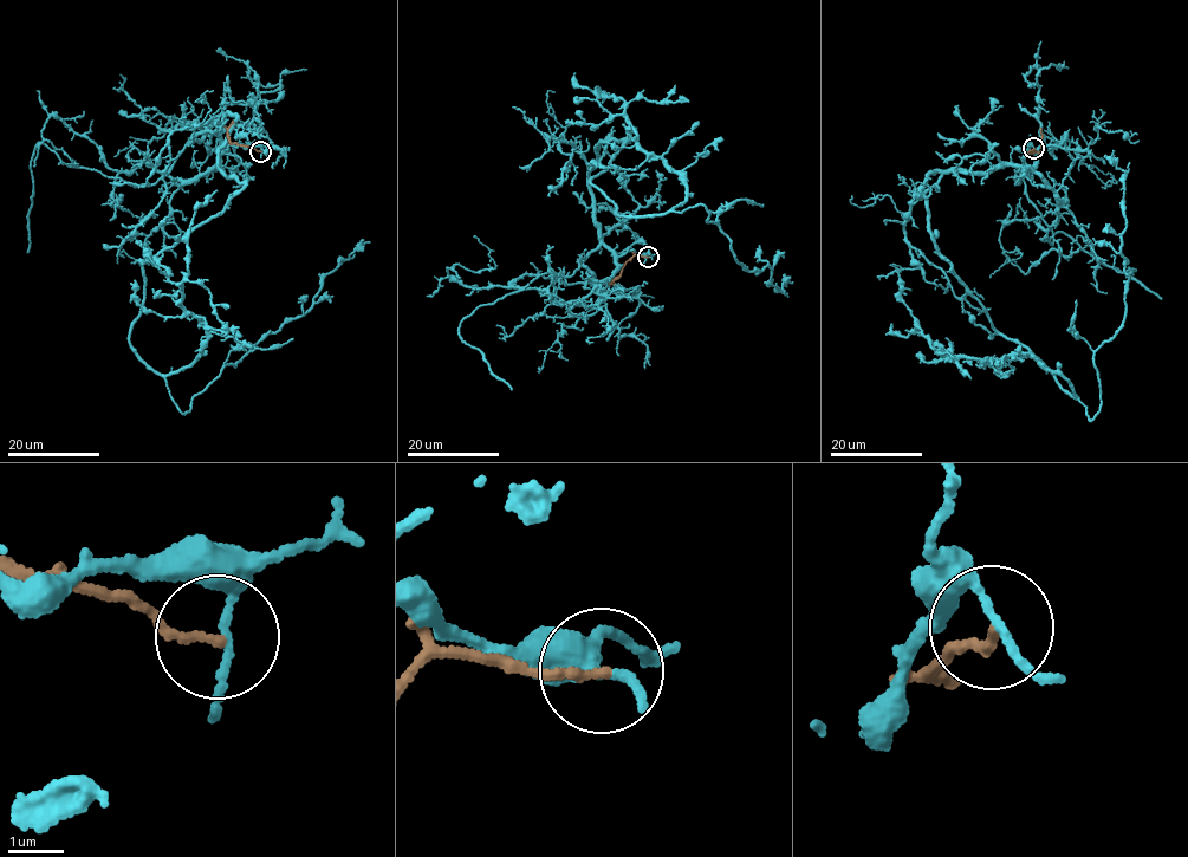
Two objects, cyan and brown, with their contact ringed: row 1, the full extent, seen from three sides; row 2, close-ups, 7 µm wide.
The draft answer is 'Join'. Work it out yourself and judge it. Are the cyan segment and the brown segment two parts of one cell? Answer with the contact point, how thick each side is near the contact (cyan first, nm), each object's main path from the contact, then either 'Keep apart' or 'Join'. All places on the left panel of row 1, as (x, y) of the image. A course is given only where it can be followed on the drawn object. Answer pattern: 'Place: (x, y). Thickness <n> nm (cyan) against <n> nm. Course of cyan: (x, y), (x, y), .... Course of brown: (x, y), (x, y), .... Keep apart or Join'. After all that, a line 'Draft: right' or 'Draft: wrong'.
Place: (260, 151). Thickness 140 nm (cyan) against 160 nm. Course of cyan: (260, 150), (226, 145), (228, 114), (218, 164), (244, 186), (141, 266), (129, 341), (181, 413), (370, 241). Course of brown: (260, 151), (229, 142), (227, 129), (233, 121). Keep apart
Draft: wrong

